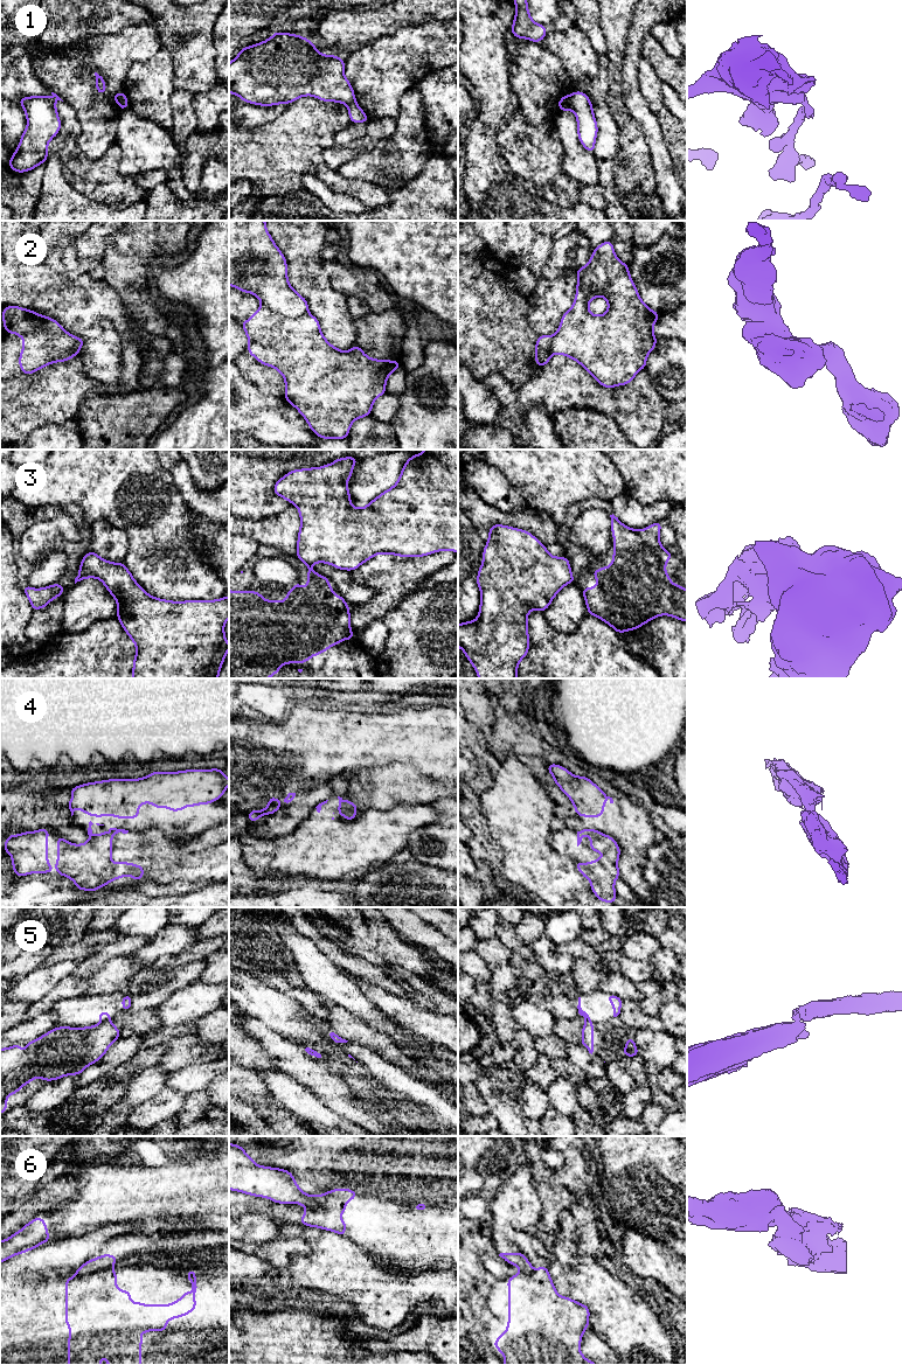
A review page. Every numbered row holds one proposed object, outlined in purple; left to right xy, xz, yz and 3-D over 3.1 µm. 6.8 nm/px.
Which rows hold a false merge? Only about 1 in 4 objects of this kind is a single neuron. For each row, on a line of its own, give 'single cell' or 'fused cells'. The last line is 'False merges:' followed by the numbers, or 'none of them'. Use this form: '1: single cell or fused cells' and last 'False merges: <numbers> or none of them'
1: fused cells
2: fused cells
3: fused cells
4: fused cells
5: fused cells
6: fused cells
False merges: 1, 2, 3, 4, 5, 6

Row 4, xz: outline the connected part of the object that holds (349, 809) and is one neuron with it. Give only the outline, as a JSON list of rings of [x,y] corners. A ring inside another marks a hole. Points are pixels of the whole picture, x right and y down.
[[[347,799],[344,800],[344,814],[342,817],[352,821],[356,817],[356,809],[358,809],[356,803],[349,802]]]

